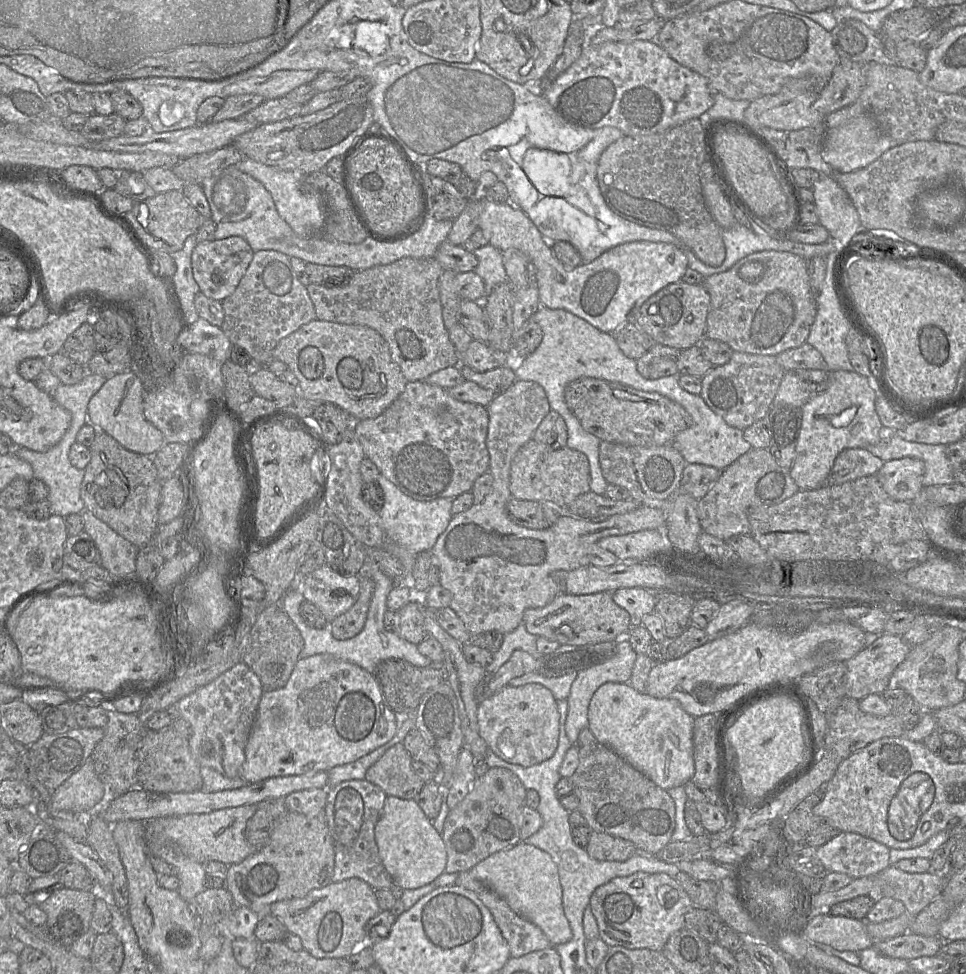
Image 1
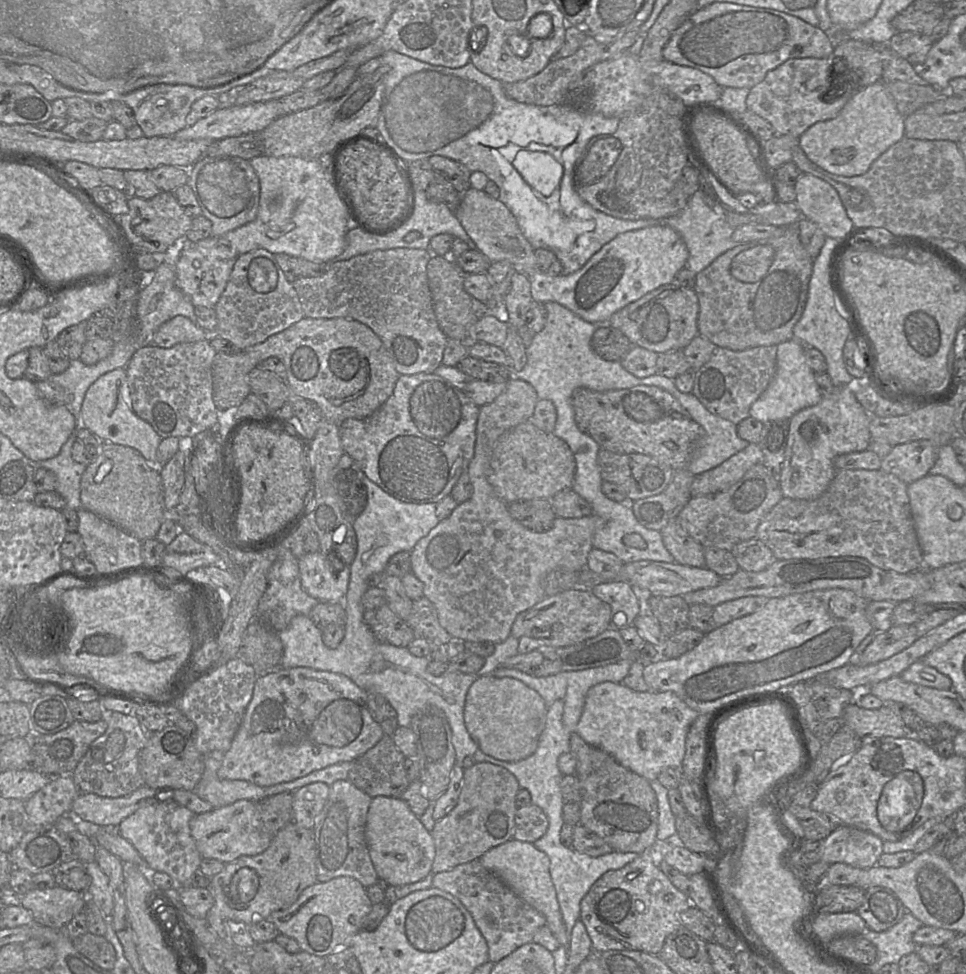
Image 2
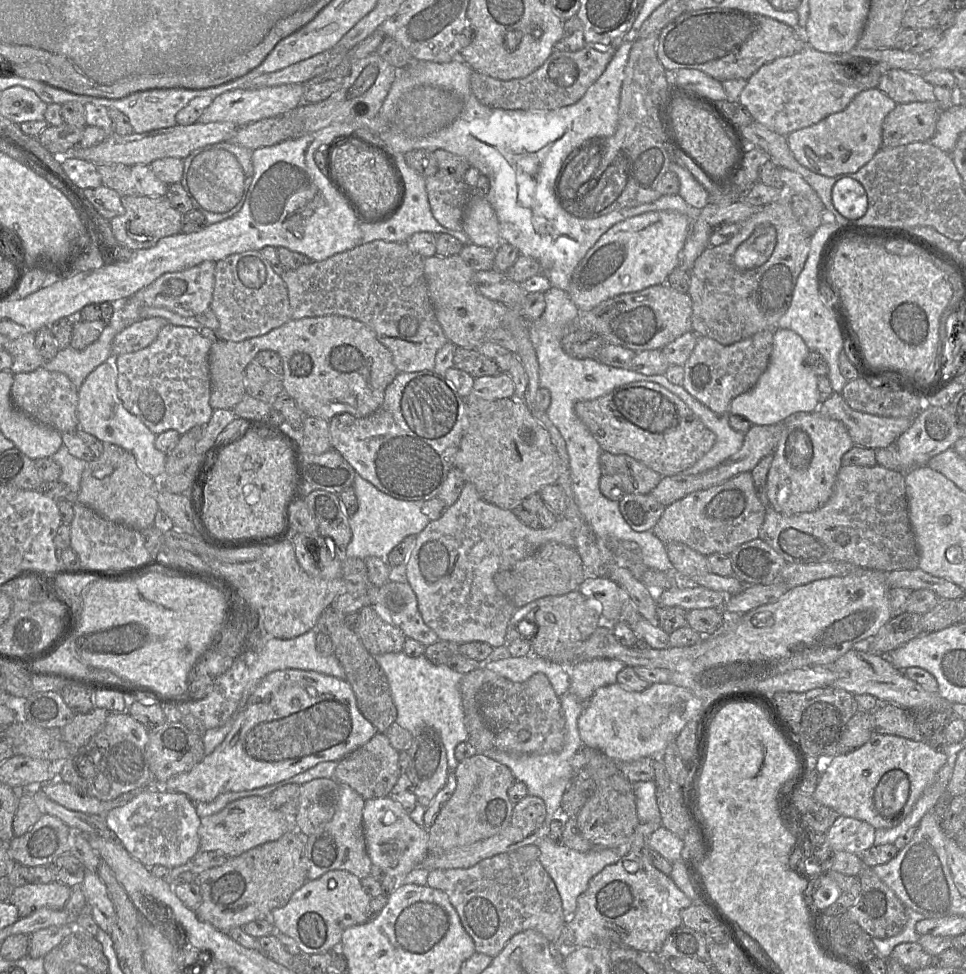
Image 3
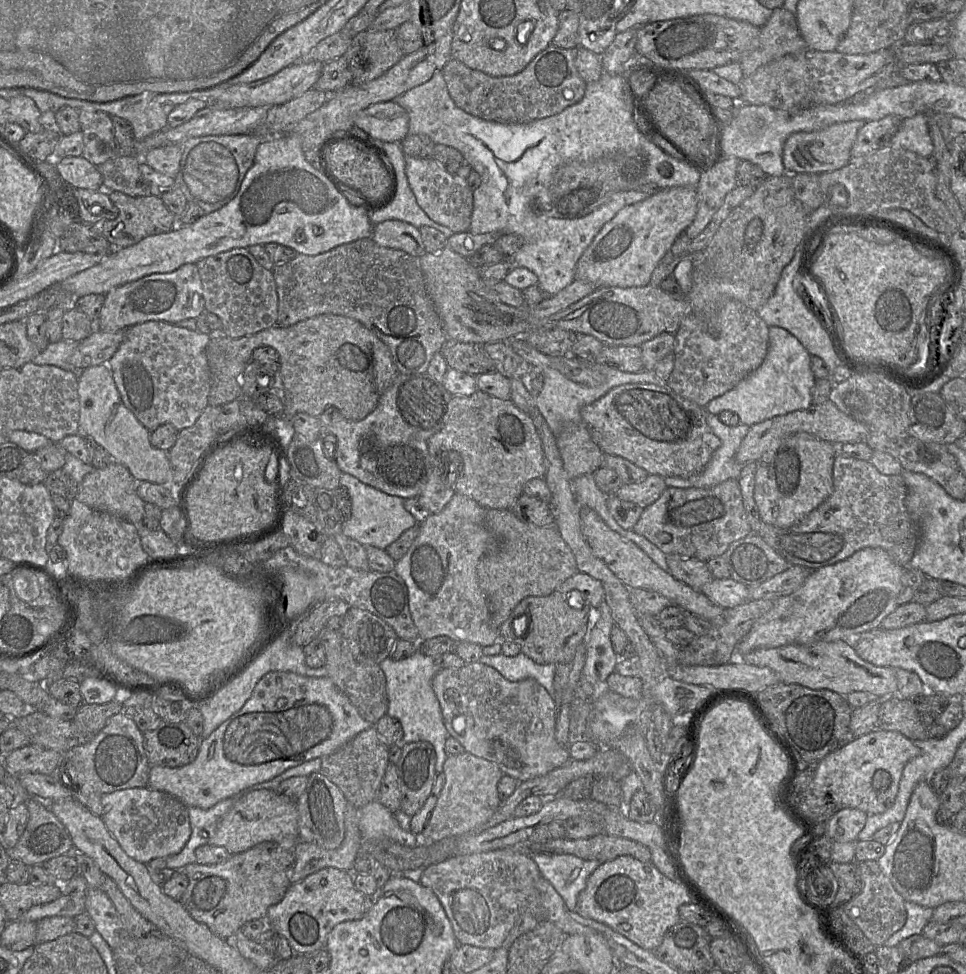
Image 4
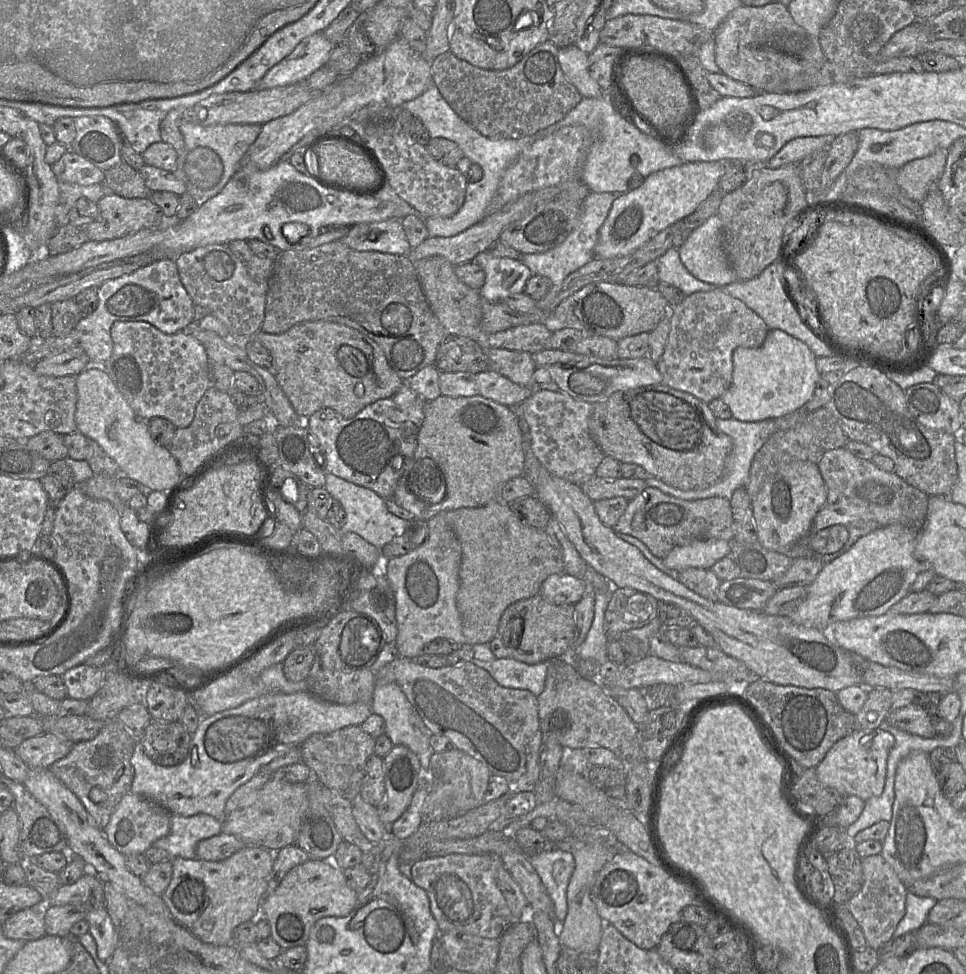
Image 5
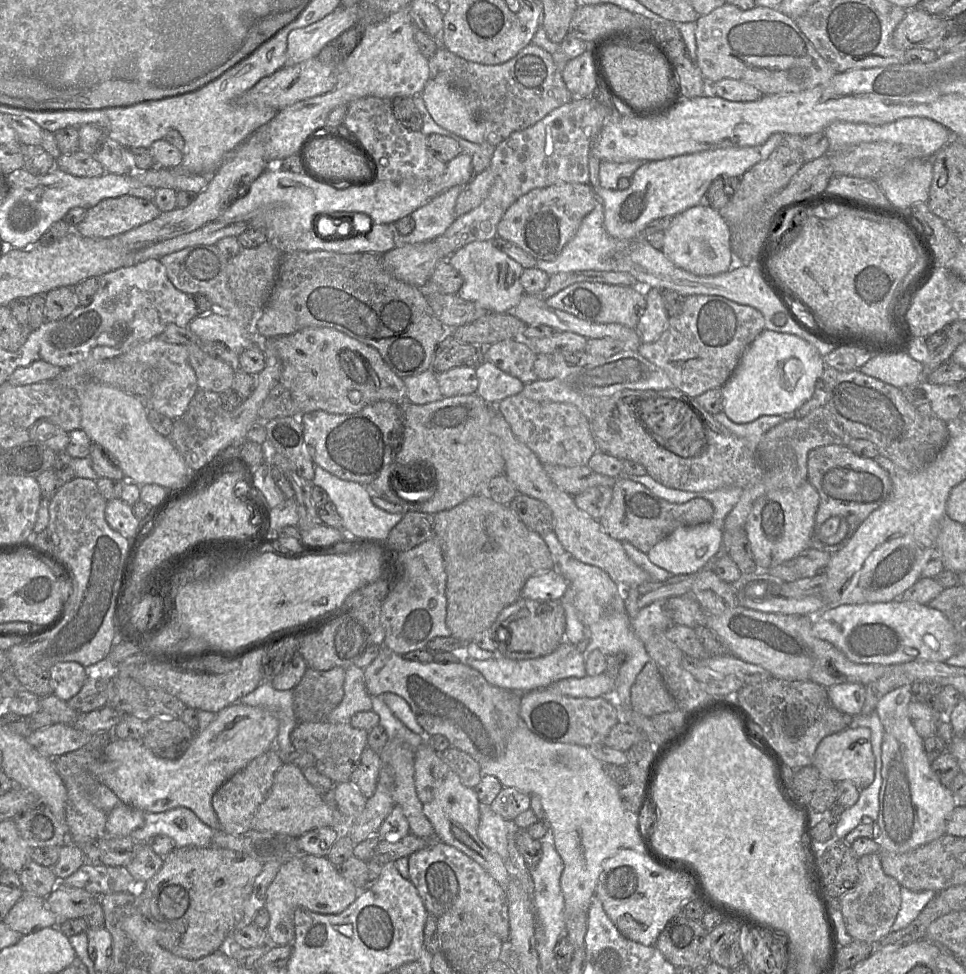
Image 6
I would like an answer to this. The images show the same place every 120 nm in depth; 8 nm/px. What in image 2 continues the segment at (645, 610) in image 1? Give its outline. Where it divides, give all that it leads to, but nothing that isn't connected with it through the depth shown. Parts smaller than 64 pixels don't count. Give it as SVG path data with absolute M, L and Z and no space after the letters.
M612 581L598 584L591 592L611 606L610 627L620 630L634 625L644 611L642 594L625 581Z

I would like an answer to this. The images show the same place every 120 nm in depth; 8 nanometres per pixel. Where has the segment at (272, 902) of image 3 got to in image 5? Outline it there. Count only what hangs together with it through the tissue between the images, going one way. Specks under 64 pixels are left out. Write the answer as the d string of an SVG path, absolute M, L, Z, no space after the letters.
M246 846L221 861L176 857L171 859L171 882L161 896L172 918L195 937L208 944L233 945L236 927L261 913L274 859L275 852L256 846Z

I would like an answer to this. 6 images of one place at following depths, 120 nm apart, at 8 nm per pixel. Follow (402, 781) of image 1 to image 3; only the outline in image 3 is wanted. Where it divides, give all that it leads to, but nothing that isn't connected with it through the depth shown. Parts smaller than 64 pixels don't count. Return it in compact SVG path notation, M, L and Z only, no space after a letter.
M377 732L367 743L338 761L334 779L350 786L365 800L388 797L402 772L399 753L385 734Z

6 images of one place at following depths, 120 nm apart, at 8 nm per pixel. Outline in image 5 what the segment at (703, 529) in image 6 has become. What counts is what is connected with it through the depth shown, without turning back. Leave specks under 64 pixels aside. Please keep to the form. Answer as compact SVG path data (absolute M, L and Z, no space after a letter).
M721 539L695 540L673 548L663 559L664 564L678 572L687 568L711 569L720 559L729 556L731 542Z

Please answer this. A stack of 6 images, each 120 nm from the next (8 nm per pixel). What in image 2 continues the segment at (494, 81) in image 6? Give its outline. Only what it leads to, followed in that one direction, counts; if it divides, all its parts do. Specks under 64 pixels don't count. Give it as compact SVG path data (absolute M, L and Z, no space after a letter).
M632 30L617 39L596 39L587 34L587 37L571 56L565 58L554 58L541 72L519 82L503 83L506 95L520 103L533 104L537 106L551 106L563 104L566 93L571 83L591 66L614 58L627 50L635 43L639 36L639 30Z

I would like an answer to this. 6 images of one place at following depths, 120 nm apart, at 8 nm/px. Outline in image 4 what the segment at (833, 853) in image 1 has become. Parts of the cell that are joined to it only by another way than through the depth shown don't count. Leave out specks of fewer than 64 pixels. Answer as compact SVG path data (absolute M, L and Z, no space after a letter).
M841 808L828 820L827 835L835 842L856 842L867 814L855 808Z

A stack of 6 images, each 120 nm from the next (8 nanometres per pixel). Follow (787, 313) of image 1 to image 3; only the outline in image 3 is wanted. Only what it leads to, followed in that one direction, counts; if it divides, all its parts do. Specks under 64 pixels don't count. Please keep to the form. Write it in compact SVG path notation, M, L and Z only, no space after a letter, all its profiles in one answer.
M787 192L782 199L767 204L759 212L745 220L742 223L740 232L731 240L717 246L708 246L697 258L692 270L690 271L691 284L688 294L692 299L692 331L698 336L711 338L722 345L731 345L763 330L775 330L776 328L779 328L777 326L778 321L787 312L792 303L797 280L807 261L810 246L811 235L805 231L795 217L792 207L788 201Z

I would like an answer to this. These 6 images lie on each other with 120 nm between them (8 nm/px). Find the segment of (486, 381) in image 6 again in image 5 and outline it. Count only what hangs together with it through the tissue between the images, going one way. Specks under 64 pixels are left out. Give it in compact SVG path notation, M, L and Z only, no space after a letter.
M491 369L477 374L477 381L479 395L511 408L525 401L533 392L532 388L516 384Z

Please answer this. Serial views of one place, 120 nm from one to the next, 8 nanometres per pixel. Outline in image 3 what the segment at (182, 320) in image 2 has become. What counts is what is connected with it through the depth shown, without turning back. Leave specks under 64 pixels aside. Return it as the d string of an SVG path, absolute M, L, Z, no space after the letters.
M160 317L141 319L134 322L115 336L112 342L112 357L137 352L148 347L167 324L169 322Z

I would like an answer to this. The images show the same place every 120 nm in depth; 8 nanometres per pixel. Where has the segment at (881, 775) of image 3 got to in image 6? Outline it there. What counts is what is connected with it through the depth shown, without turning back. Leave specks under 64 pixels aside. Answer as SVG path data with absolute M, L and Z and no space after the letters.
M851 726L824 737L815 751L812 765L834 782L849 780L859 790L867 788L875 778L876 770L871 730L864 726Z

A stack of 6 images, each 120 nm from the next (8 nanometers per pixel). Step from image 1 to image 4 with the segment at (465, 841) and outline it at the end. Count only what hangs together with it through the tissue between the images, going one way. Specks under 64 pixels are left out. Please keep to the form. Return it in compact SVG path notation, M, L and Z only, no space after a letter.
M464 752L449 755L443 764L445 782L437 803L419 836L419 843L435 843L449 837L466 835L486 823L501 804L497 785L504 776L499 767L480 757Z

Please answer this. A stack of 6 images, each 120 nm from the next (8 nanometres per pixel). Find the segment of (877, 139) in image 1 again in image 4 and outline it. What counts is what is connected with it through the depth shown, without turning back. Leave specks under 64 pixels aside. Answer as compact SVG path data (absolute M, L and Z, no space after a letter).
M854 120L833 124L812 132L795 132L789 135L783 148L786 173L821 174L845 167L851 160L851 149L865 121Z

